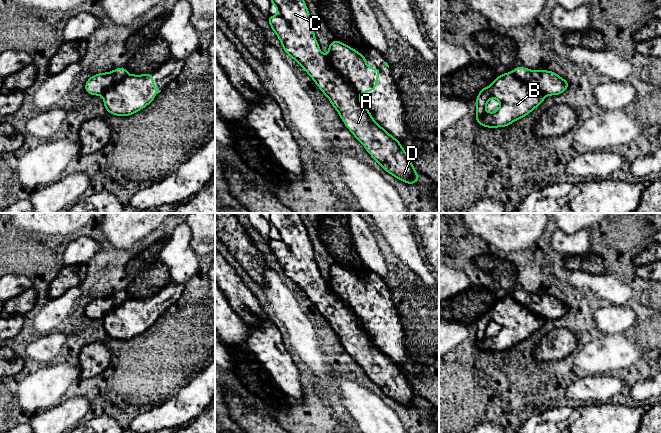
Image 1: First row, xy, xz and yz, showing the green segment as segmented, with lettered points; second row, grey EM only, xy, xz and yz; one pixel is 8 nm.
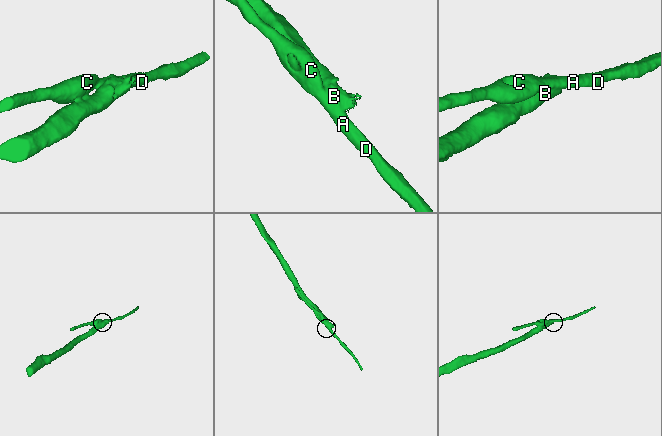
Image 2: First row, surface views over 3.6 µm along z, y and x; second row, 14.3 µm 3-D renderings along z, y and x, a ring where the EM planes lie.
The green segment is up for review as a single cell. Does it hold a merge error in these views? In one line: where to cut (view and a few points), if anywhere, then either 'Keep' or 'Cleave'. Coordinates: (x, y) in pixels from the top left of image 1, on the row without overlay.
Split along xz (325, 281), (330, 289), (358, 318). Cleave

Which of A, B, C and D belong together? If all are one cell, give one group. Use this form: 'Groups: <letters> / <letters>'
Groups: A C D / B

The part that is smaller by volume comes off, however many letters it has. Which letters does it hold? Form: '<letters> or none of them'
A, C, D

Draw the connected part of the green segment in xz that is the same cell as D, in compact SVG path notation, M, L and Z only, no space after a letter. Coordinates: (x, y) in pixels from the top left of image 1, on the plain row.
M270 213L268 220L279 238L277 240L268 240L267 244L282 266L284 275L311 300L323 318L329 322L332 330L338 335L346 351L386 396L408 408L417 407L419 400L399 365L374 345L369 334L362 328L352 310L341 301L321 277L314 260L311 241L299 214Z

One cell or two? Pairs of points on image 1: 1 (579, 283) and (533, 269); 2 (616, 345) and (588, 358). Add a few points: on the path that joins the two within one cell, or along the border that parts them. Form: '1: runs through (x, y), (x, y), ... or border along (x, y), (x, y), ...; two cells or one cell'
1: border along (571, 272), (568, 283), (584, 295); two cells
2: runs through (609, 352), (595, 358); one cell

